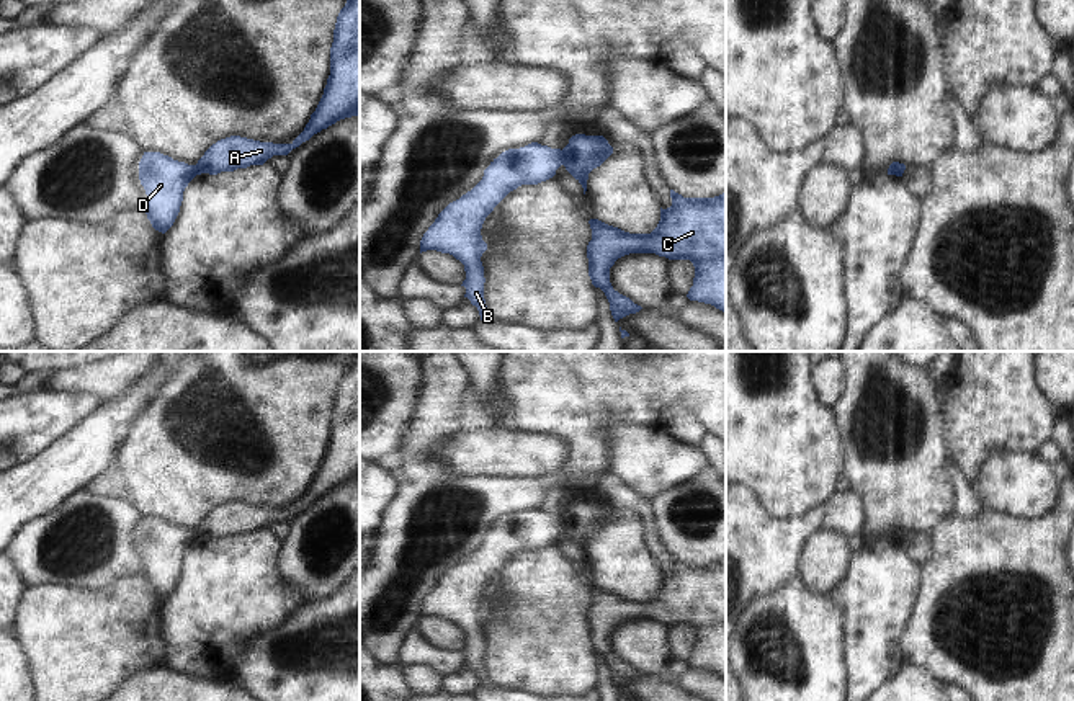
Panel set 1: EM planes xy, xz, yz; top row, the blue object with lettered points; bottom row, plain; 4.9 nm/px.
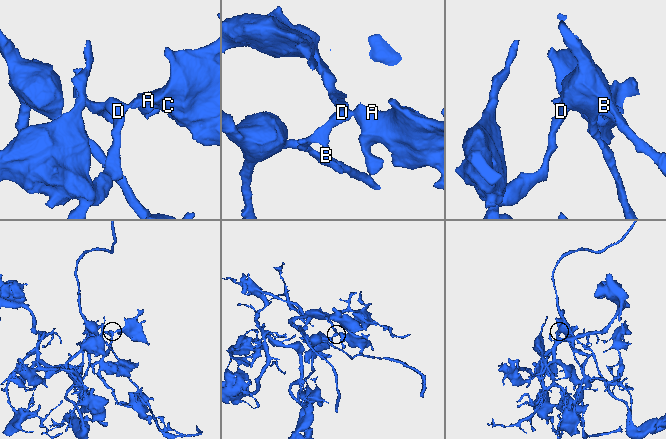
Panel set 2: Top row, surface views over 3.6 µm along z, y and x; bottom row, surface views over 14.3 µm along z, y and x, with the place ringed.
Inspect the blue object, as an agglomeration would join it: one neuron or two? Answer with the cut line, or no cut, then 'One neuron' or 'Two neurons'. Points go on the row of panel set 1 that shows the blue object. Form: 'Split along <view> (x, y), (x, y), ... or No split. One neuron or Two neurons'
Split along xz (561, 151), (563, 164). Two neurons.

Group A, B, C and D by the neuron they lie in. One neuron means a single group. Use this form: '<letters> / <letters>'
A C / B D

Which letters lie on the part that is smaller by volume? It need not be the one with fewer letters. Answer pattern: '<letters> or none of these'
A, C

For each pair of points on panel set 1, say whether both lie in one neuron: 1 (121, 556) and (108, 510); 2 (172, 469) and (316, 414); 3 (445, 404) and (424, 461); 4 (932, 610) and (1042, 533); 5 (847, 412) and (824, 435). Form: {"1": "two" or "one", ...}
{"1": "one", "2": "one", "3": "one", "4": "one", "5": "two"}

